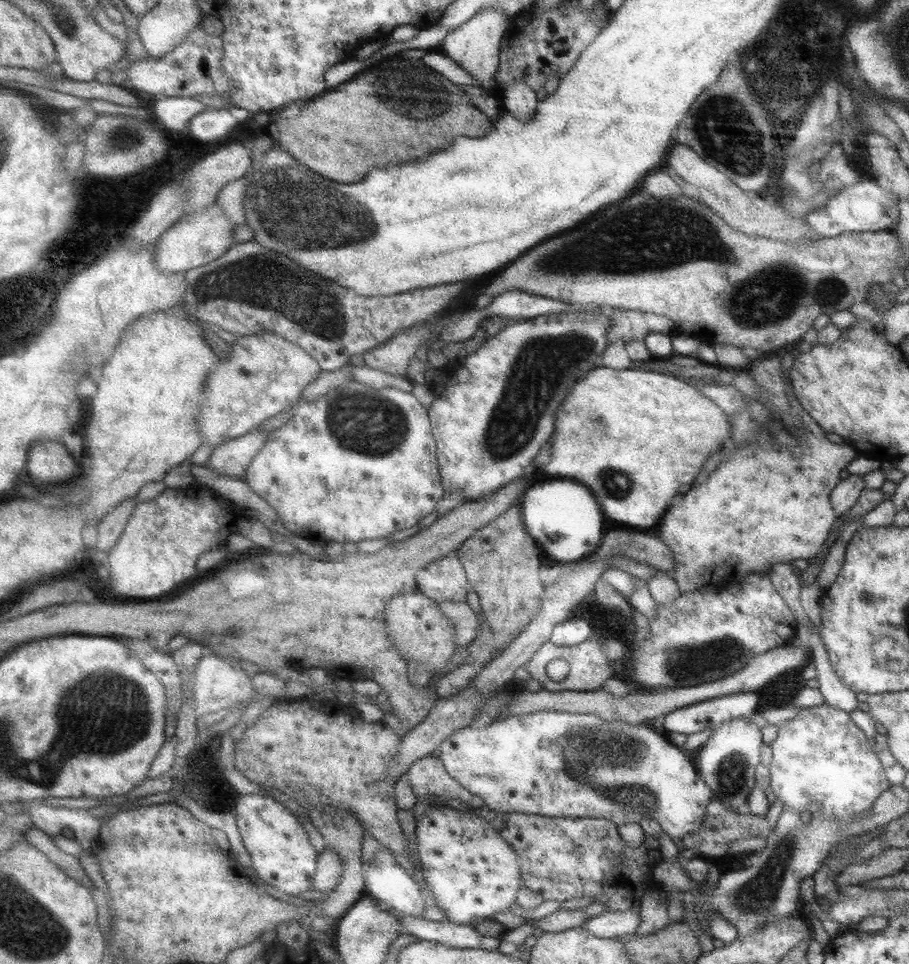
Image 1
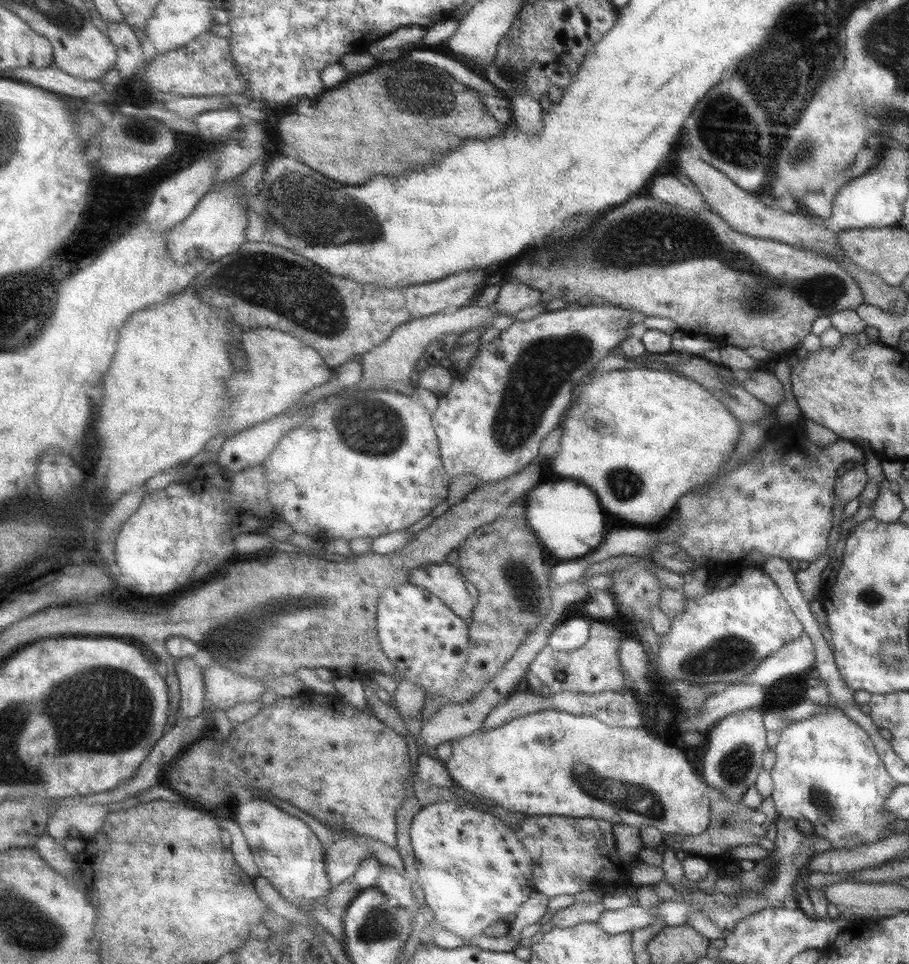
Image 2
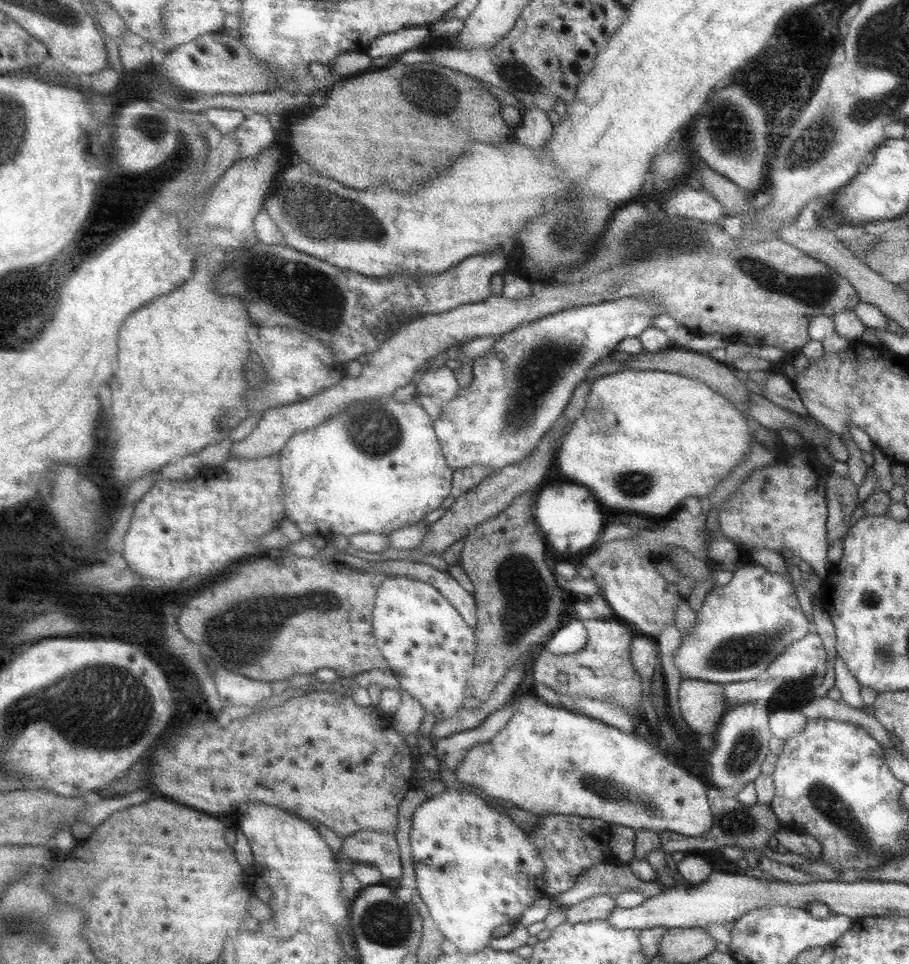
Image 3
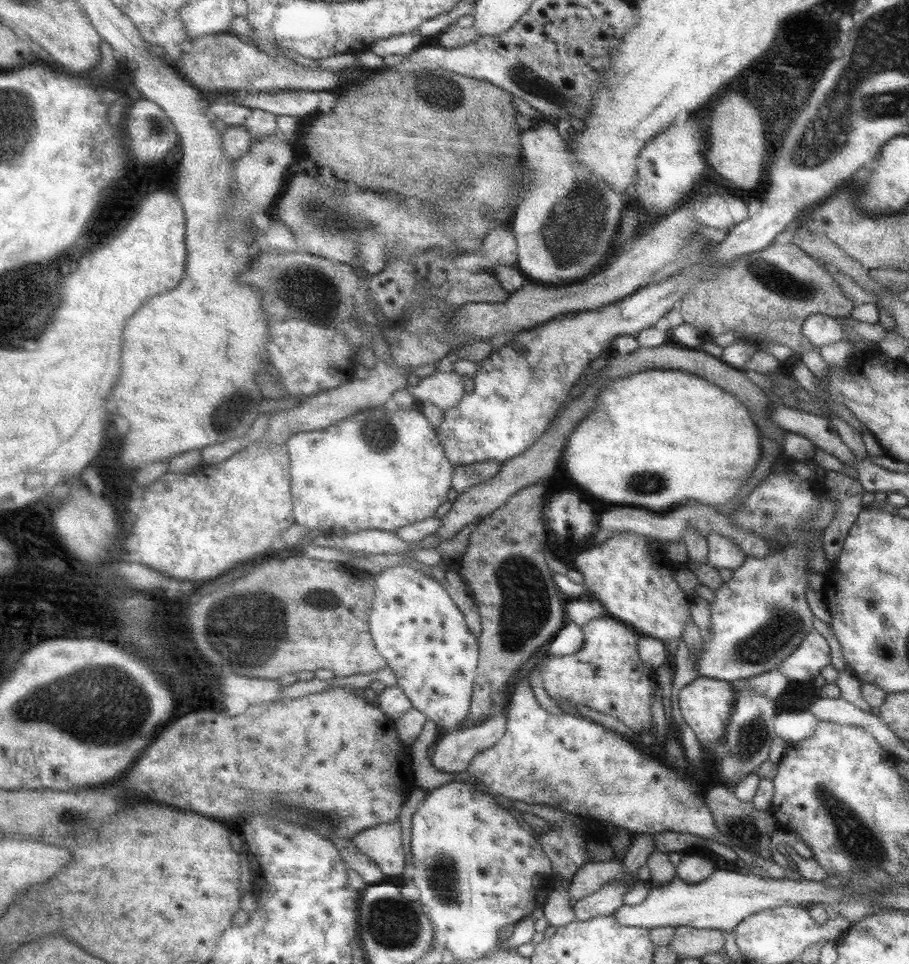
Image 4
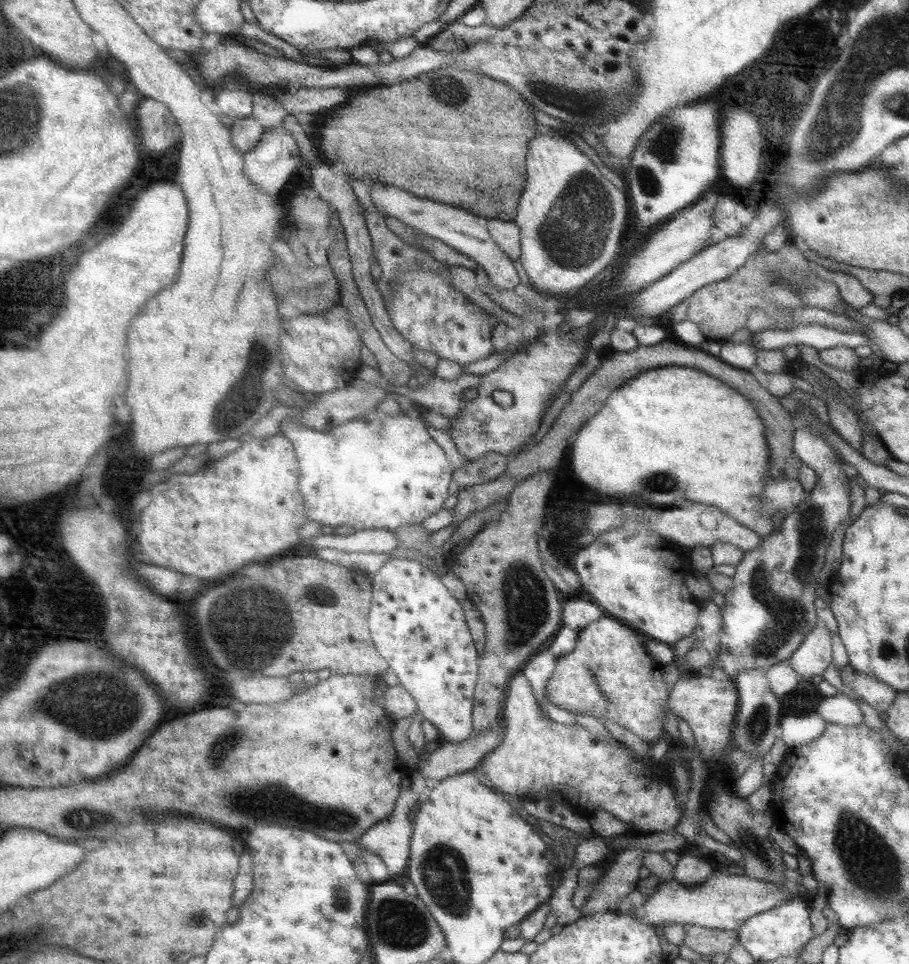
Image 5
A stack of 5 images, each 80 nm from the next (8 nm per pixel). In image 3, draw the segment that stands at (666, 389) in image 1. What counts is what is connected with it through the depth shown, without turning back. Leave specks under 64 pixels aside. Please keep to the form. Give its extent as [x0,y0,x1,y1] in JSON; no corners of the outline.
[556,369,754,519]

